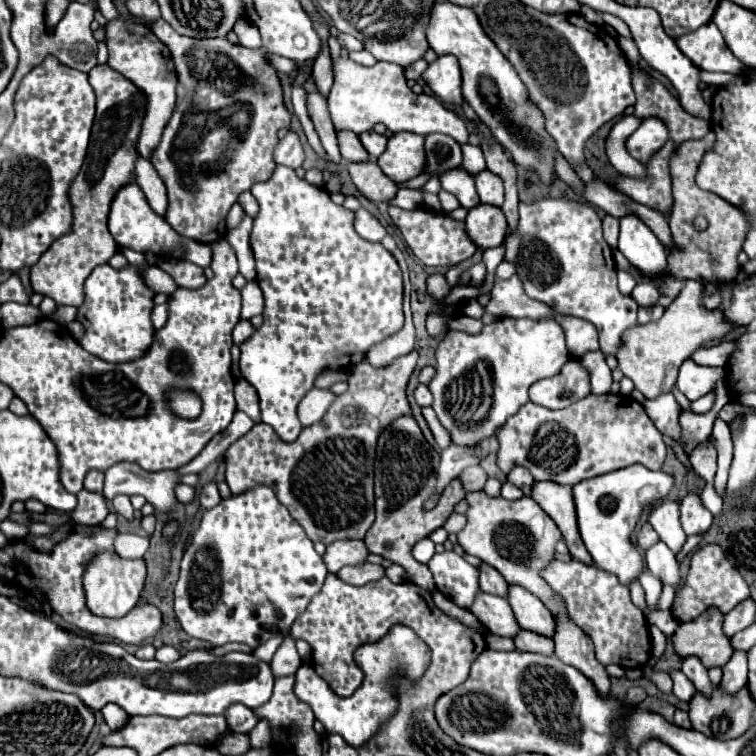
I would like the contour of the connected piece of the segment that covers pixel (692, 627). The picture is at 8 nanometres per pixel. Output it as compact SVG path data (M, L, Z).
M716 608L706 610L692 622L680 622L672 634L674 652L684 660L686 656L698 656L706 668L722 668L730 656L730 638L722 632L724 614Z

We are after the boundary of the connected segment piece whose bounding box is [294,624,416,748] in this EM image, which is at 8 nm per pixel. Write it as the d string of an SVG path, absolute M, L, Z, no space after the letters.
M394 626L390 634L386 634L380 642L376 644L364 644L354 652L356 664L364 670L364 684L350 696L350 698L340 698L336 696L326 680L314 678L314 668L312 664L302 664L296 672L296 686L294 692L300 700L310 704L314 710L316 720L320 720L330 734L340 734L350 746L362 746L366 740L370 740L382 726L382 722L390 720L392 714L396 712L396 670L406 670L410 676L410 660L414 660L414 642L416 636L410 628L406 626Z

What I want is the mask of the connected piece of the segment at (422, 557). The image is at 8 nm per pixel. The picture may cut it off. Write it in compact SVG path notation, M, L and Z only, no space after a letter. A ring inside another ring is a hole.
M422 538L420 542L416 542L412 549L412 555L419 562L428 563L430 558L434 556L434 542L430 538Z

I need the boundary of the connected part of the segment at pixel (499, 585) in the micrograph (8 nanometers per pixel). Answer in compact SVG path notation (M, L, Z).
M480 564L480 590L496 594L496 596L506 596L508 594L508 584L506 580L500 576L498 570L490 568L488 564Z

